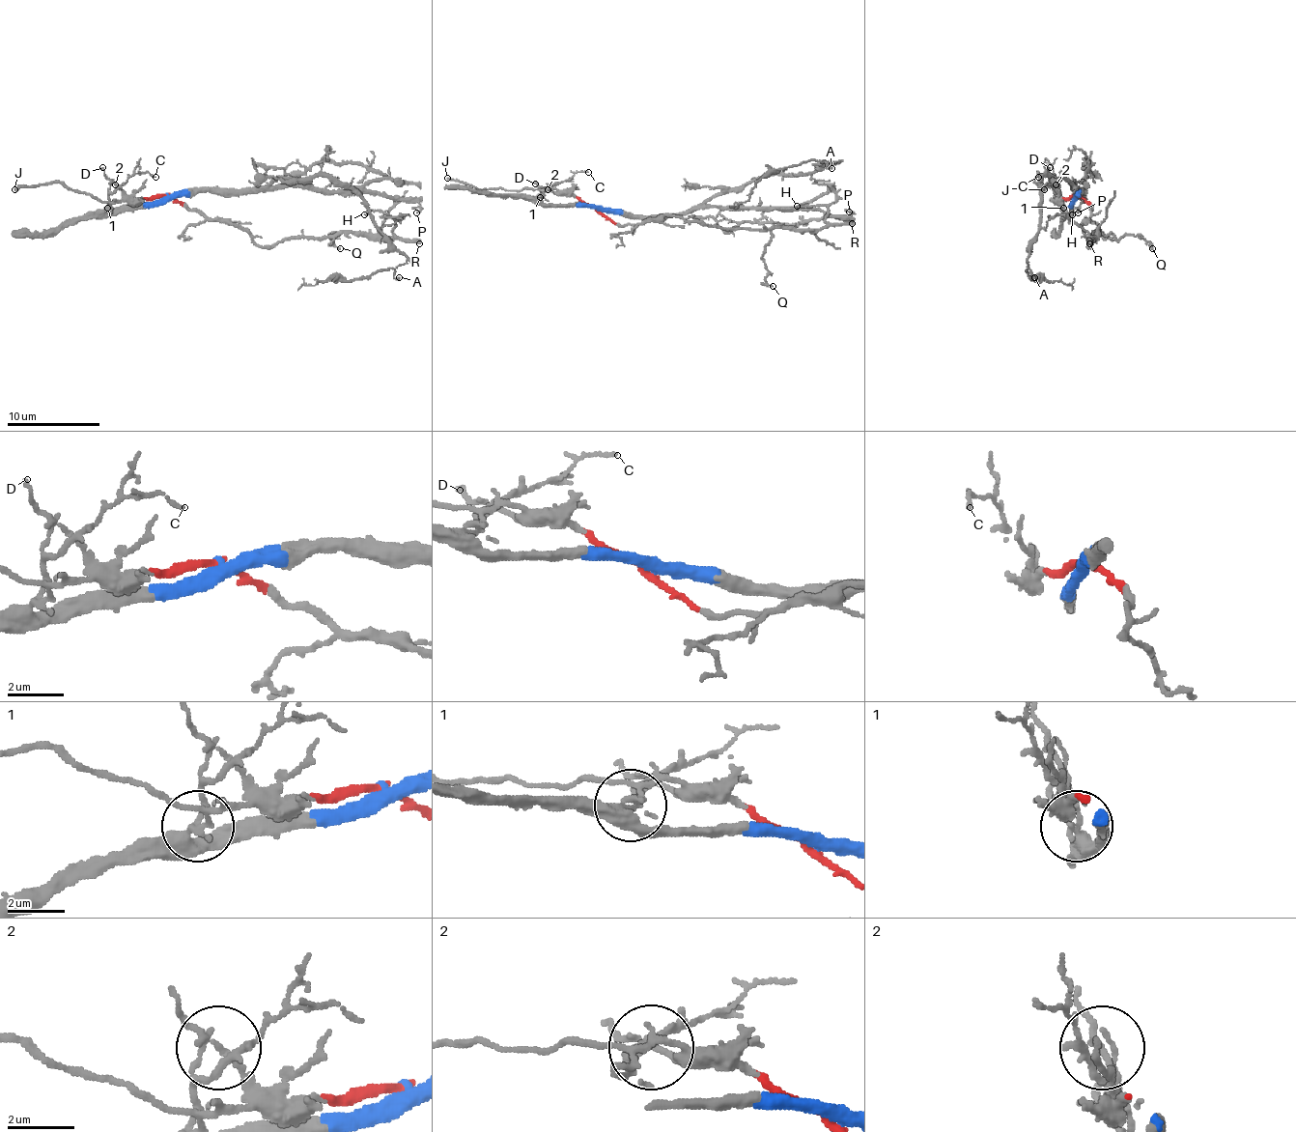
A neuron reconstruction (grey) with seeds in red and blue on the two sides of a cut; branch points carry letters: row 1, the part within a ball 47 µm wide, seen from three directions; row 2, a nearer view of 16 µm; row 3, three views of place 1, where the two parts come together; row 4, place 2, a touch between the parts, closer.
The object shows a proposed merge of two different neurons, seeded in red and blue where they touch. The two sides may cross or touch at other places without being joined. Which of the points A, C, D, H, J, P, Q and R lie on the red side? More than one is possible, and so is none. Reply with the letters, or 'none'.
D, H, J, Q, R

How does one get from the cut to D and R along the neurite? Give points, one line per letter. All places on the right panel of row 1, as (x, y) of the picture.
D: (1075, 197), (1058, 197), (1049, 167)
R: (1075, 197), (1091, 209), (1091, 215), (1082, 225), (1088, 246), (1095, 237), (1093, 232), (1095, 235), (1088, 243)

